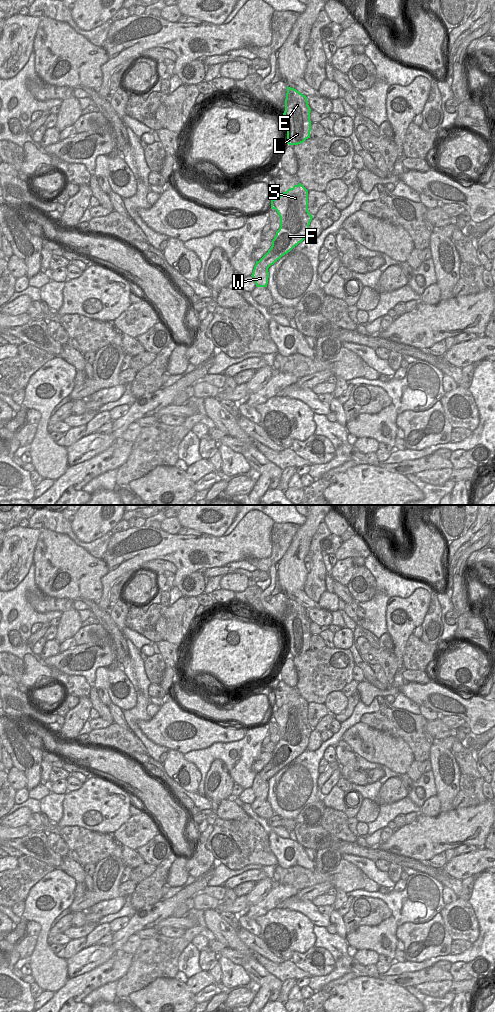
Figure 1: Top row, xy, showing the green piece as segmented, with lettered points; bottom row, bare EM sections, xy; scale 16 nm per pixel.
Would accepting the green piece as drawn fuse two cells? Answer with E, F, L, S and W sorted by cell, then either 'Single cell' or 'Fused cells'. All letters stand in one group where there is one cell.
Groups: E F L S / W. Fused cells.

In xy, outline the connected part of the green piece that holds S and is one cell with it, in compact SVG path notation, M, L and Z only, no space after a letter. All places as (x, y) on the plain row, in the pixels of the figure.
M301 695L274 709L271 712L271 720L275 721L280 729L280 740L272 752L271 760L259 772L260 776L267 781L307 749L313 730L308 723L308 702Z

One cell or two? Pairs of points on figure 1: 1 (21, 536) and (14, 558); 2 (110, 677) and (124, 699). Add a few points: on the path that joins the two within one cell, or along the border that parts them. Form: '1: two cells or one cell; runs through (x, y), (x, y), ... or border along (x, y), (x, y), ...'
1: one cell; runs through (21, 541), (16, 553)
2: one cell; runs through (109, 684), (112, 694), (117, 698)

